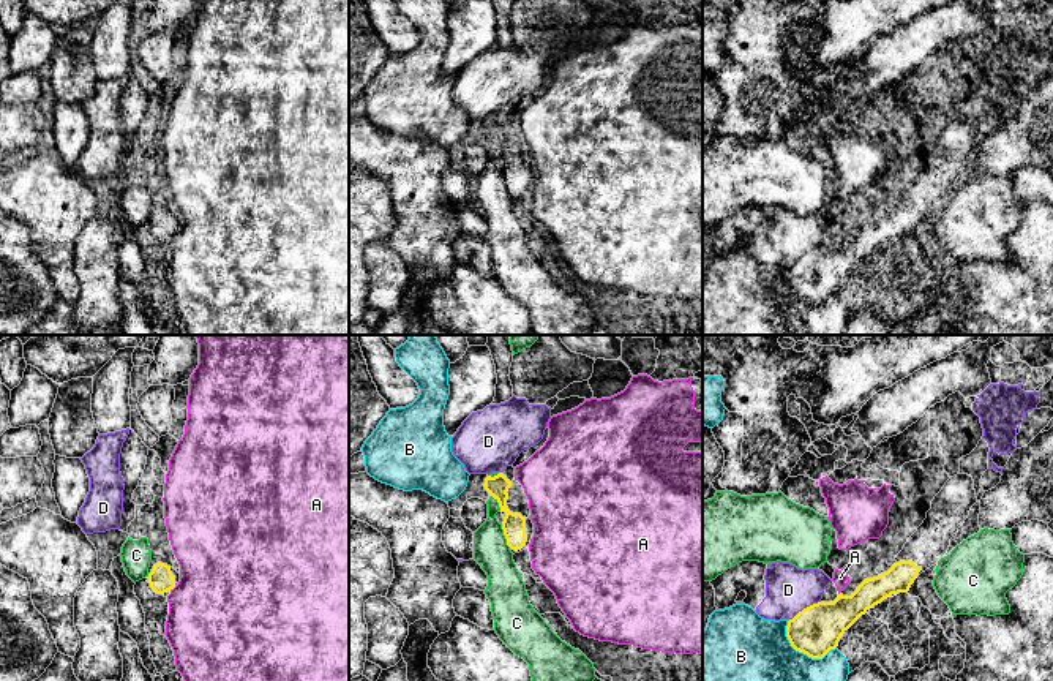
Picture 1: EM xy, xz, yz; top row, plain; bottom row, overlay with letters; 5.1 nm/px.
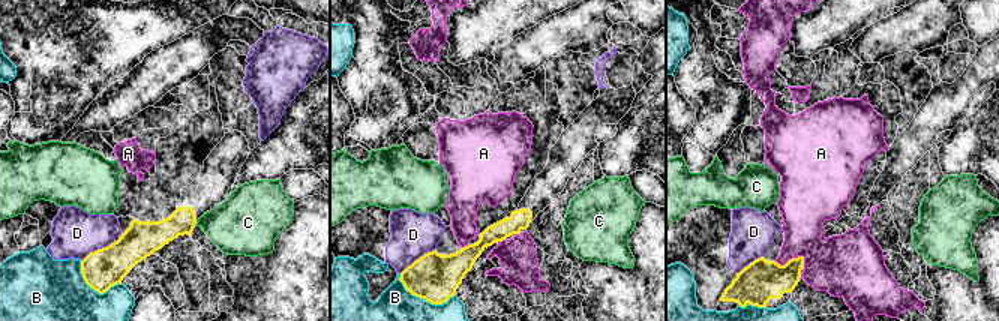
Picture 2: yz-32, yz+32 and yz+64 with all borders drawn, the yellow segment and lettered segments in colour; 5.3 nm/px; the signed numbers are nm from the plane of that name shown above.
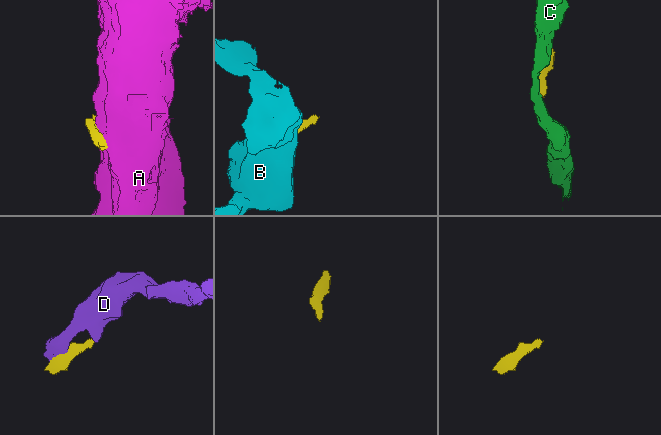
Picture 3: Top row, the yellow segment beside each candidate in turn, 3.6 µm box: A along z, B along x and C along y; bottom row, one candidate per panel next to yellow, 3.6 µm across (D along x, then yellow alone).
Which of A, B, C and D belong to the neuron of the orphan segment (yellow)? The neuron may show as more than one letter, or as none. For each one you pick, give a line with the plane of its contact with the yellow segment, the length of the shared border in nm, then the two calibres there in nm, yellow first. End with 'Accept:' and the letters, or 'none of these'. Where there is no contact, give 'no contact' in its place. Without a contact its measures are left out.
Accept: none of these

